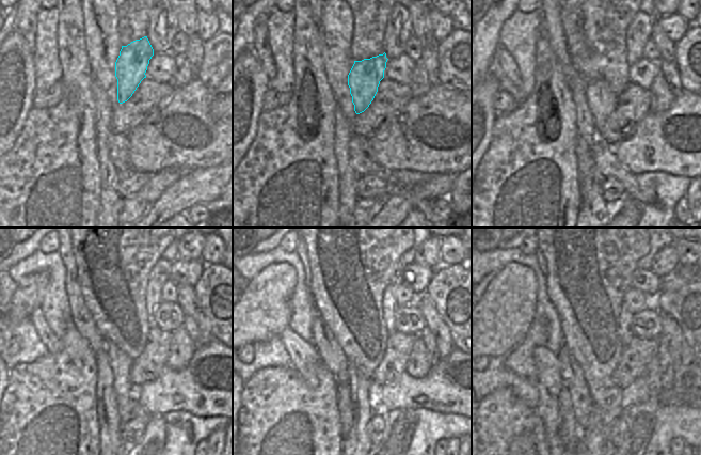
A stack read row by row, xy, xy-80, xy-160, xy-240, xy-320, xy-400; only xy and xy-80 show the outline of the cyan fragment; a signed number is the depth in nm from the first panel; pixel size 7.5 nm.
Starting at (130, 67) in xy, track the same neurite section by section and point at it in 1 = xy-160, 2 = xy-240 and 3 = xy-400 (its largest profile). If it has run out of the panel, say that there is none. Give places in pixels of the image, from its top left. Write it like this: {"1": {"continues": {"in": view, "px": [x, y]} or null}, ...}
{"1": {"continues": {"in": "xy-160", "px": [601, 99]}}, "2": {"continues": {"in": "xy-240", "px": [120, 363]}}, "3": {"continues": {"in": "xy-400", "px": [592, 444]}}}

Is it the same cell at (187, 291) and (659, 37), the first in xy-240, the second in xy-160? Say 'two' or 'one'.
one

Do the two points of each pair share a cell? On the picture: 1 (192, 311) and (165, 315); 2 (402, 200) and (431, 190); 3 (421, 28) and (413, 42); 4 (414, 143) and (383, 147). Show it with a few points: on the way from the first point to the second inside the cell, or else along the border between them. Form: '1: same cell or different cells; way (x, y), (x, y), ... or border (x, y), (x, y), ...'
1: different cells; border (176, 302), (185, 315)
2: same cell; way (410, 192), (424, 191)
3: different cells; border (412, 34), (423, 45)
4: same cell; way (407, 143), (399, 143), (391, 147)

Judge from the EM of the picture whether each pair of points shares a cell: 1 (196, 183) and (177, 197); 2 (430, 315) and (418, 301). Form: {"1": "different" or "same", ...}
{"1": "same", "2": "same"}

